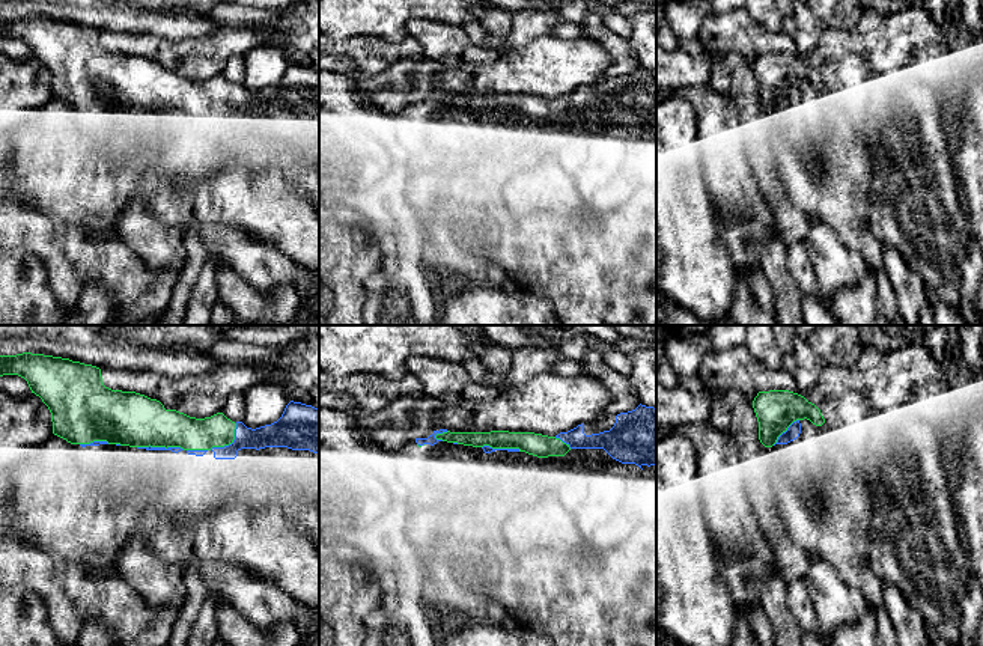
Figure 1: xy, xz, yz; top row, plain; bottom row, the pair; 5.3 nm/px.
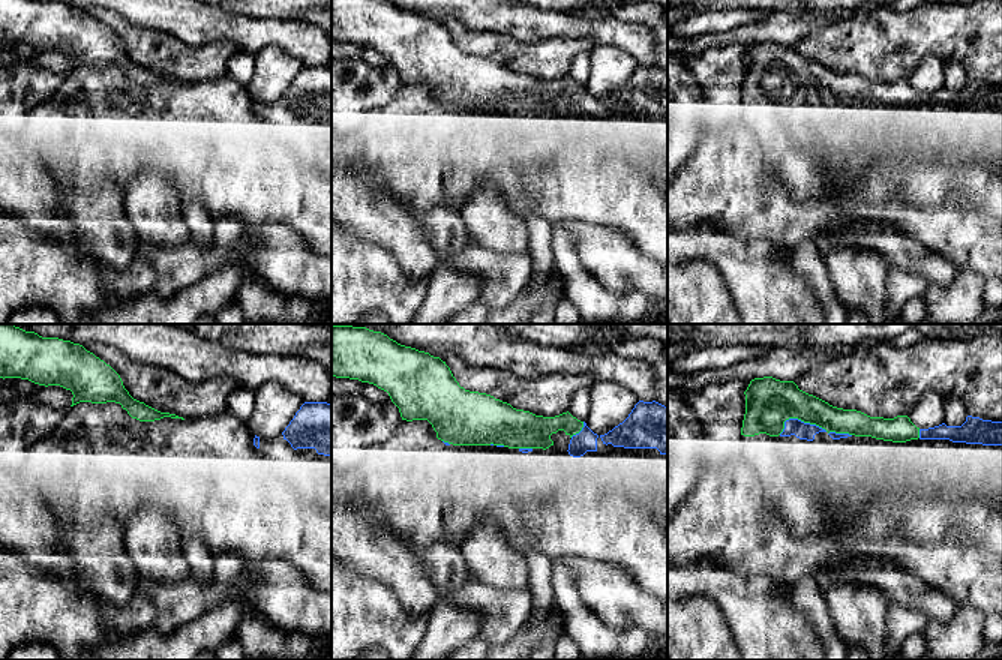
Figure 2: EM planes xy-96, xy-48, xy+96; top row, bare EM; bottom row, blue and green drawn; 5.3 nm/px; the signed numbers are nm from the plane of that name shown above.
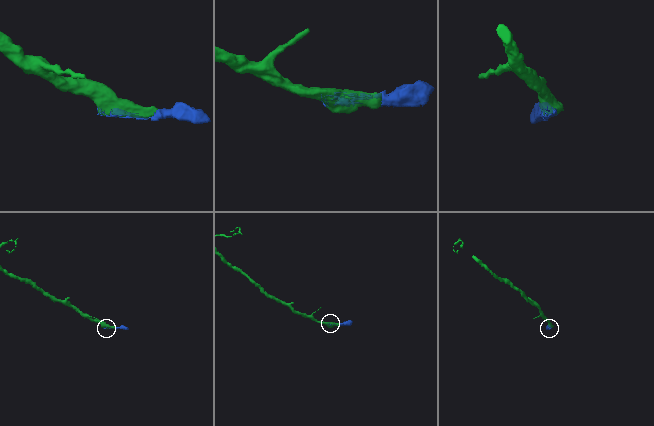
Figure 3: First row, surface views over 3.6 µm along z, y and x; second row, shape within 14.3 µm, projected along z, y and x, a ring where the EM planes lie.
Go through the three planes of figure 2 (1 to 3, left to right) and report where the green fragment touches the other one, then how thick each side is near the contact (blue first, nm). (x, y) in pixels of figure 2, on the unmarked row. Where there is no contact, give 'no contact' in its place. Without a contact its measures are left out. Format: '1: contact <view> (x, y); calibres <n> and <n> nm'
1: no contact
2: contact xy-48 (581, 95); calibres 120 and 180 nm
3: contact xy+96 (812, 89); calibres 100 and 240 nm

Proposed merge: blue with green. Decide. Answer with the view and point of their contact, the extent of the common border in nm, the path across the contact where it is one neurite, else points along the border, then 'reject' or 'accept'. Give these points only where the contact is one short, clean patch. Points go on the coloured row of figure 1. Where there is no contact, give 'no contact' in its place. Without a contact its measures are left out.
xy (161, 447) | 260 nm | accept

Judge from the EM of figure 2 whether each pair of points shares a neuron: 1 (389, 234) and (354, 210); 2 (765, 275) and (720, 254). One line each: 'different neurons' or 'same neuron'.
1: same neuron
2: same neuron

